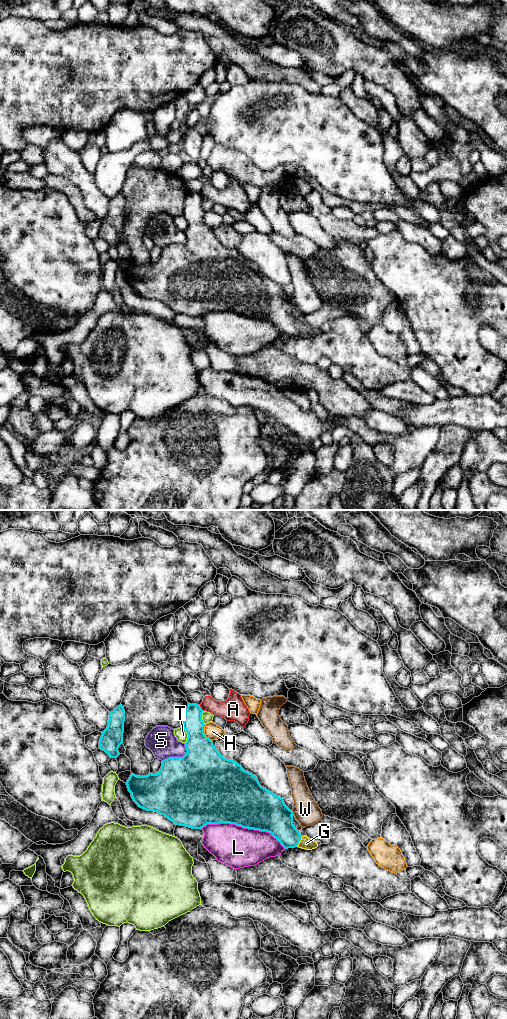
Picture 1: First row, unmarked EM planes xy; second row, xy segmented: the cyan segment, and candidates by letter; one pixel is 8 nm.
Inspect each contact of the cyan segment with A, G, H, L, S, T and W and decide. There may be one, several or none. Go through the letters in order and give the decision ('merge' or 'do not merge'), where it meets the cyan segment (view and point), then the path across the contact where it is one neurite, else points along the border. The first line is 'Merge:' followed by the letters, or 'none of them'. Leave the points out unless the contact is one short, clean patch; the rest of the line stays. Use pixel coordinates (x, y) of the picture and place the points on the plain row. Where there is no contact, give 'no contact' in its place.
Merge: G
A: do not merge; meets cyan in xy at (200, 196)
G: merge; meets cyan in xy at (299, 329); runs through xy (277, 307), (299, 329), (306, 331)
H: do not merge; meets cyan in xy at (203, 221)
L: do not merge; meets cyan in xy at (243, 315)
S: do not merge; meets cyan in xy at (178, 245)
T: do not merge; meets cyan in xy at (188, 223)
W: do not merge; meets cyan in xy at (292, 300)

